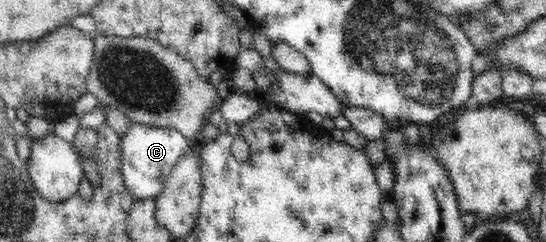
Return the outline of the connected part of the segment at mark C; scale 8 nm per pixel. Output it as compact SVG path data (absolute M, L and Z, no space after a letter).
M134 122L124 136L120 135L120 169L124 185L134 201L155 198L162 190L174 165L192 145L174 128L156 128Z

